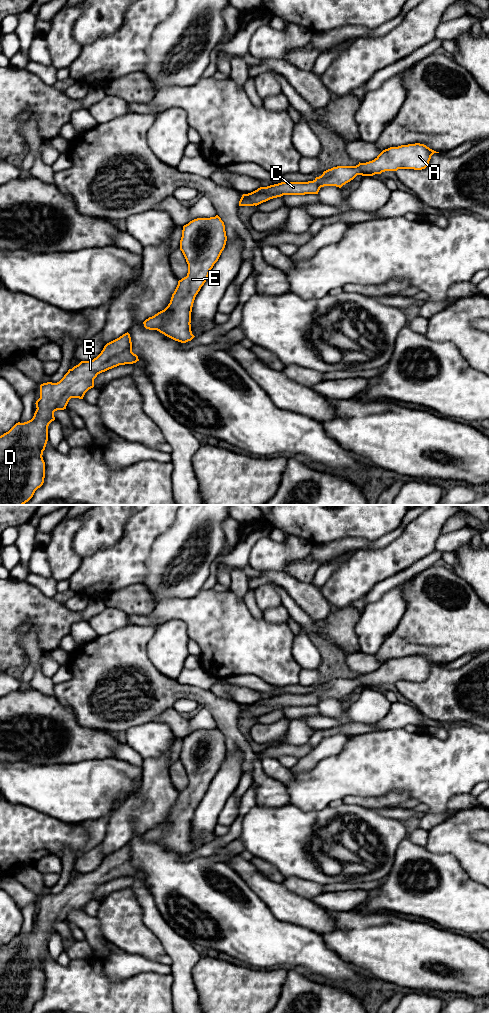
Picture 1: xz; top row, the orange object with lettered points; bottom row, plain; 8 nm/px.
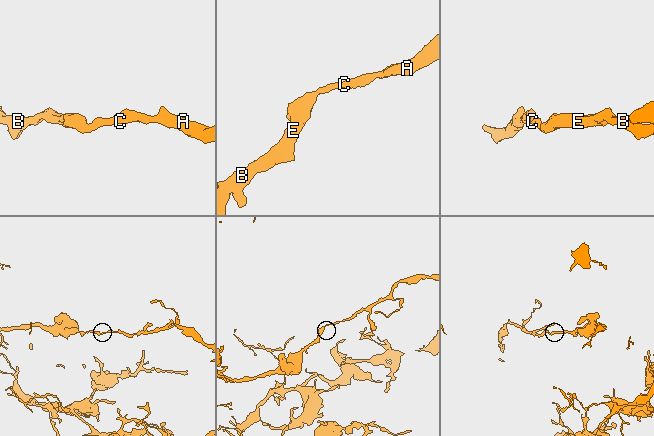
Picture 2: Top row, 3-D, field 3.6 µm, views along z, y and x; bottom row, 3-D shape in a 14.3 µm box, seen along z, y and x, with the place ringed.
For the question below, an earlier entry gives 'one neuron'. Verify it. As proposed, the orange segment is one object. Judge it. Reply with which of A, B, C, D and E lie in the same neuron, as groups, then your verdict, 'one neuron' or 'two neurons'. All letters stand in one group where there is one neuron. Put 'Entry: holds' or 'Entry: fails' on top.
Entry: holds
groups A B C D E; one neuron

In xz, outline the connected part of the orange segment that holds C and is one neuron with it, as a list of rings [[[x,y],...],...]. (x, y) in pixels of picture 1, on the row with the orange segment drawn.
[[[415,143],[390,147],[383,150],[374,160],[356,166],[337,166],[323,172],[313,181],[281,182],[243,194],[239,206],[257,206],[270,199],[283,195],[318,194],[321,187],[336,186],[341,188],[357,175],[373,176],[385,171],[398,169],[425,169],[431,156],[436,152],[424,144]]]

